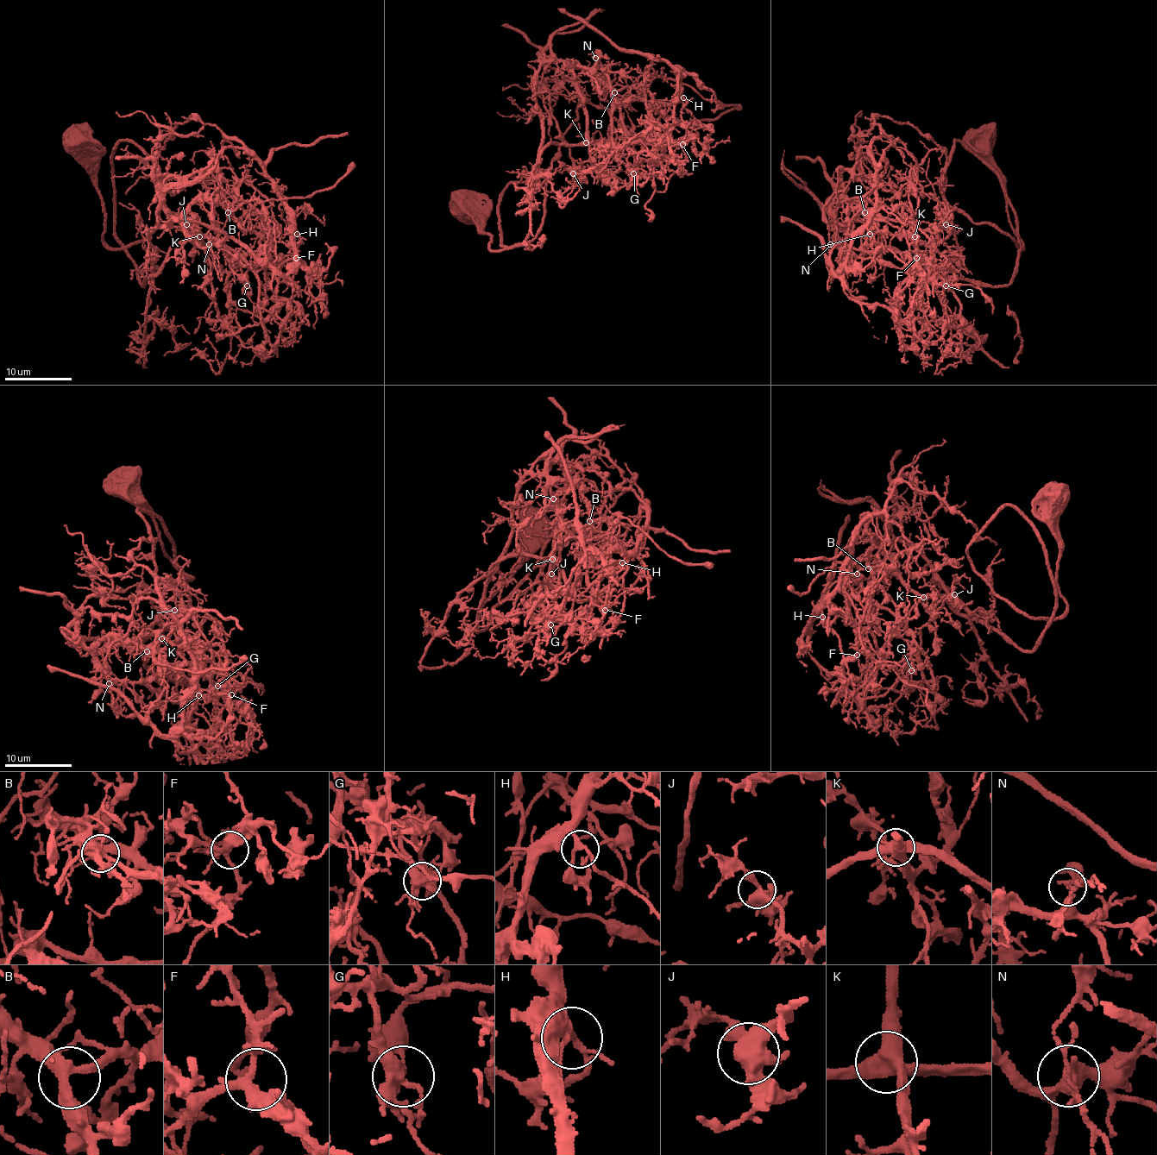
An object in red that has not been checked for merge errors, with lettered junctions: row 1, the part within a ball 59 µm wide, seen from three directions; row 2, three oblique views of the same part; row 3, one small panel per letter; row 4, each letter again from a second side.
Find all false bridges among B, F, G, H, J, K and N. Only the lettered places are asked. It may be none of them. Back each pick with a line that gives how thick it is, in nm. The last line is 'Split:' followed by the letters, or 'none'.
G: 360 nm
K: 550 nm
N: 100 nm
Split: G, K, N

